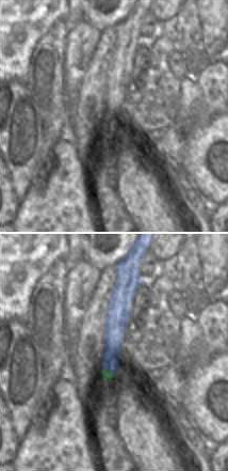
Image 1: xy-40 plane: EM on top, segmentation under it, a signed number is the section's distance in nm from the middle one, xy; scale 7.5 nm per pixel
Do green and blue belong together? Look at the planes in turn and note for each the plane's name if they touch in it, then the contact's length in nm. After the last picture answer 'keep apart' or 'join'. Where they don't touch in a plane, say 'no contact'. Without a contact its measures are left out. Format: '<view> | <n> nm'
xy-40 | 130 nm

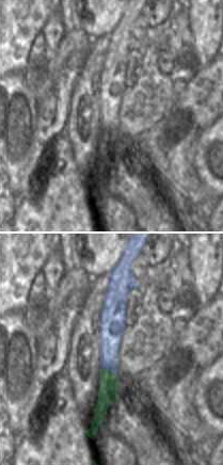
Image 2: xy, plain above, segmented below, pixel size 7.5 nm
xy | 130 nm

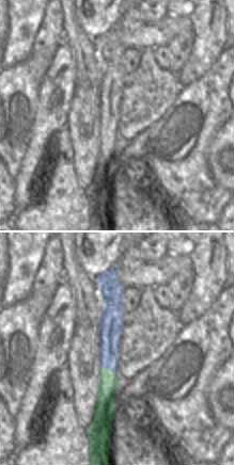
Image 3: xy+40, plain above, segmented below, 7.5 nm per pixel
xy+40 | 130 nm

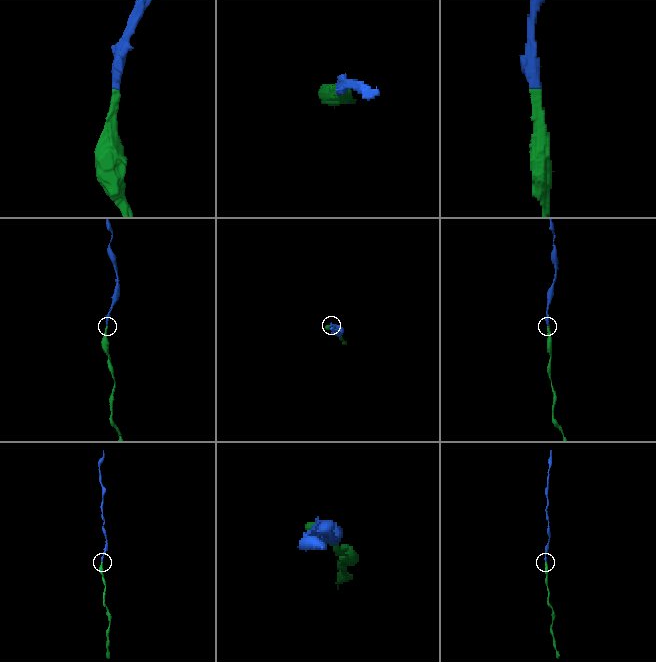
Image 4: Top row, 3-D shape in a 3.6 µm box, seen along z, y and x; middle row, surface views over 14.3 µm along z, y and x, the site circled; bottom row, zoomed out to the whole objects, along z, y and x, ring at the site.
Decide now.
join

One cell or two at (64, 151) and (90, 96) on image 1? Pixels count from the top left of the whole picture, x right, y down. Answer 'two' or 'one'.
two

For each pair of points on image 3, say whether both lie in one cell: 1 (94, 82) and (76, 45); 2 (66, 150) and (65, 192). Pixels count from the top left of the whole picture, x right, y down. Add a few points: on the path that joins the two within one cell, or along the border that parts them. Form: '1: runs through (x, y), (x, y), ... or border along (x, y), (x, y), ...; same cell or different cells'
1: runs through (88, 73), (83, 54); same cell
2: runs through (65, 161), (65, 181); same cell

